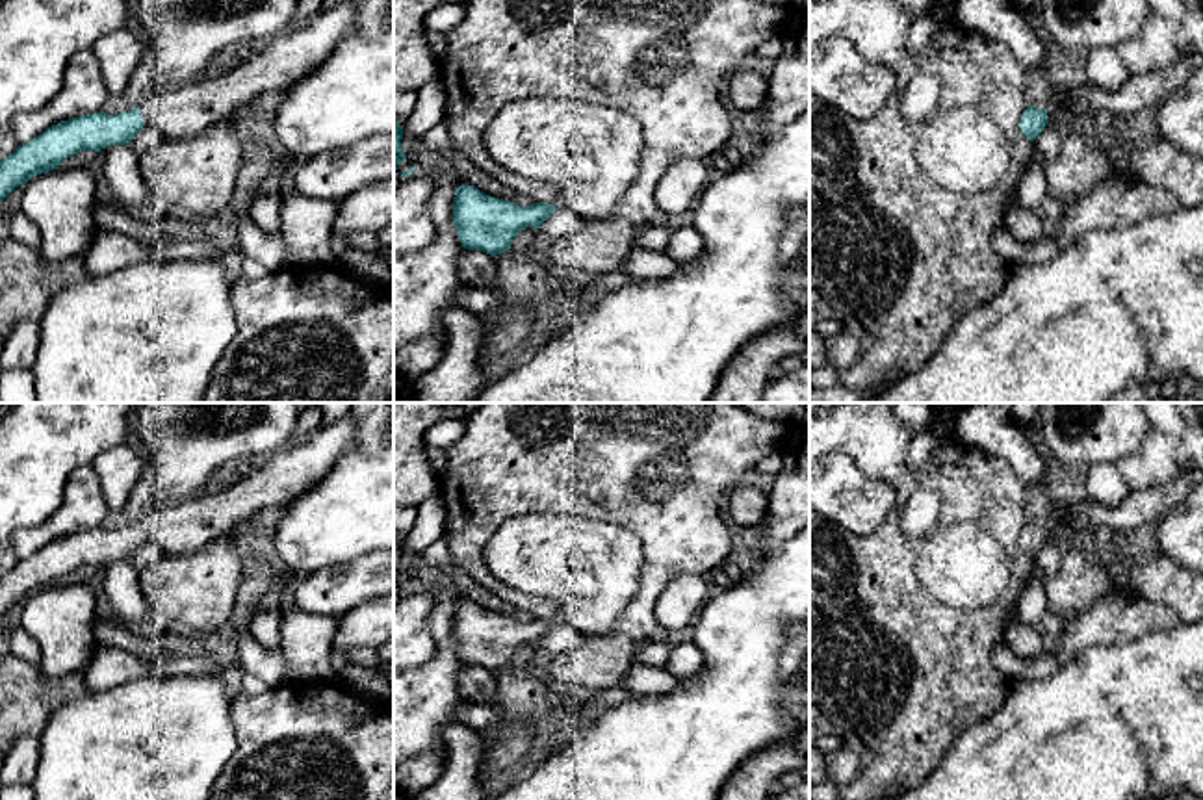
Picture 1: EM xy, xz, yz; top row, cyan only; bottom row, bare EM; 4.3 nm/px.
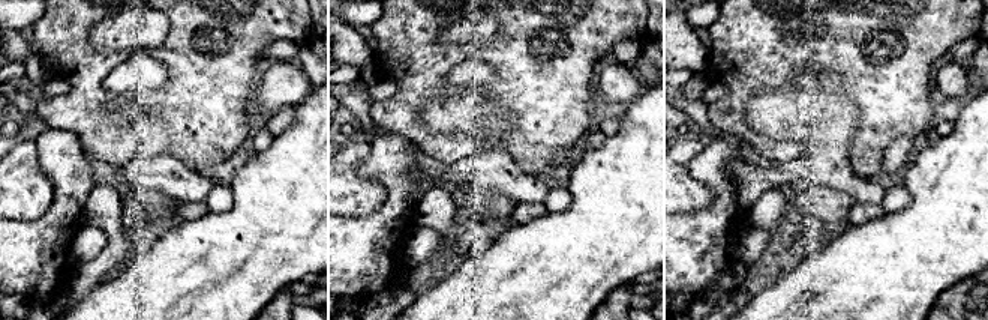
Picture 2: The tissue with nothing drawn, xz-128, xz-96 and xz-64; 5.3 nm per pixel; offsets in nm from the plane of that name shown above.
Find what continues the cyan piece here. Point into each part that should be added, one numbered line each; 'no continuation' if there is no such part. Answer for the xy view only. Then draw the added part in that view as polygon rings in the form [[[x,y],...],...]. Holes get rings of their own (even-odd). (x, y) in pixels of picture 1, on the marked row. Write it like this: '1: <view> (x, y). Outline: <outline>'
1: xy (186, 110). Outline: [[[355,0],[273,37],[230,71],[204,74],[195,82],[162,87],[137,106],[145,124],[162,130],[165,141],[199,135],[219,121],[238,119],[264,93],[286,93],[327,59],[355,24]]]

